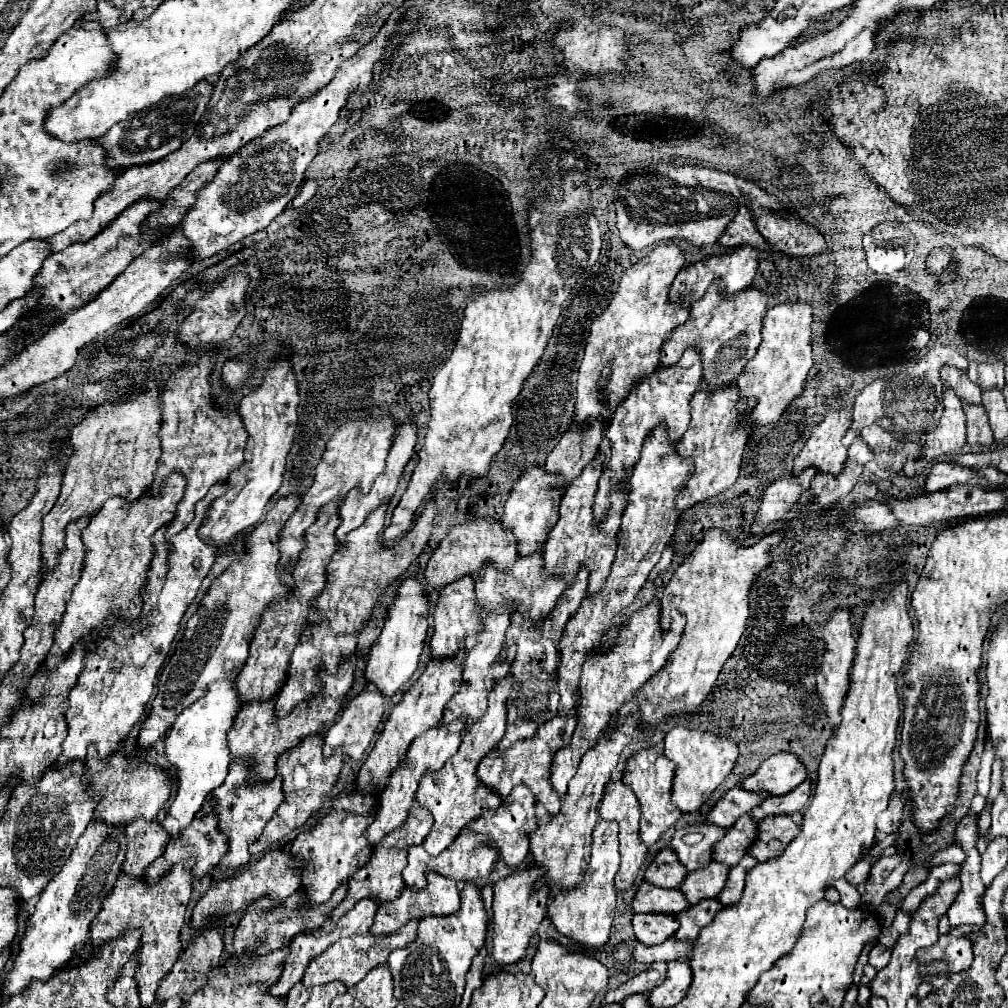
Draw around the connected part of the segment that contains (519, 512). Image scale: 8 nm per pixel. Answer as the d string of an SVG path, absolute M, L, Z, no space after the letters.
M540 466L528 468L518 482L514 484L508 502L504 506L504 516L502 516L502 526L506 526L518 540L518 554L520 558L540 554L544 550L546 538L550 528L558 522L558 504L562 498L560 490L548 490L550 486L562 486L562 478L556 478L552 474L546 474Z

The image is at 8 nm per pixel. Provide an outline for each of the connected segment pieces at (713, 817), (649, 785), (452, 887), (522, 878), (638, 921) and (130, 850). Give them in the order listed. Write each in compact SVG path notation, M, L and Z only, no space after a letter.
M736 786L728 790L722 796L722 800L712 808L712 812L708 814L708 822L722 828L730 828L742 814L748 814L754 806L760 806L760 802L764 802L766 798L768 794L750 794L748 790Z
M650 746L642 748L638 754L630 756L624 768L622 782L632 788L640 802L642 818L640 818L640 840L650 848L658 842L658 838L682 816L682 812L672 804L670 790L672 790L672 778L674 778L674 764L662 754L660 748Z
M432 870L426 872L428 878L428 886L416 894L426 896L428 906L430 906L430 914L434 916L450 916L454 912L458 912L460 906L460 892L456 888L456 882L450 878L444 878Z
M538 868L520 870L510 874L508 878L502 878L494 884L494 918L492 918L492 956L500 966L510 966L518 962L530 944L530 938L536 934L542 918L546 916L546 900L548 900L548 888L542 888L534 892L532 884L542 872Z
M634 914L632 918L636 938L646 944L662 944L668 936L674 936L678 928L678 918L674 914Z
M134 820L126 826L126 856L122 872L130 878L142 878L146 868L162 856L168 844L168 834L158 826L158 820Z

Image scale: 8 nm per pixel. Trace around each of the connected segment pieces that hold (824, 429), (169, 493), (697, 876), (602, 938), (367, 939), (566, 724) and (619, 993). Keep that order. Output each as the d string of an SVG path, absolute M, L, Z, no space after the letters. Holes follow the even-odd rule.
M830 410L828 416L824 421L816 424L809 424L811 428L805 427L804 434L807 439L809 438L808 447L806 450L801 450L796 456L794 456L793 474L800 474L804 468L808 466L814 466L820 474L830 474L830 476L838 476L844 468L844 462L846 462L846 448L842 446L842 436L848 432L850 428L850 422L852 422L852 414L847 410Z
M170 474L168 484L156 498L140 498L138 502L126 504L122 498L110 498L98 514L92 516L86 530L82 530L82 542L86 546L84 568L78 584L72 590L64 618L54 632L54 644L42 662L42 670L50 672L62 664L62 658L70 654L72 646L94 634L94 642L88 646L86 656L98 652L98 644L110 636L110 630L124 620L132 622L142 610L142 588L154 556L152 536L158 528L166 526L174 518L176 502L182 498L186 480L180 474ZM116 614L116 618L110 618Z
M710 862L710 866L702 870L694 870L686 876L680 890L684 892L686 900L694 906L704 898L716 898L722 892L722 886L726 884L730 868L726 864Z
M600 820L592 834L592 858L584 874L584 880L580 882L580 886L568 892L558 892L554 896L554 902L548 908L548 916L560 934L592 950L602 948L608 942L610 932L612 932L614 912L616 912L614 876L618 872L618 866L620 866L618 824L610 820Z
M412 918L412 922L404 924L402 930L396 930L392 934L384 934L384 936L372 936L372 934L364 934L364 936L350 936L350 938L340 938L338 942L334 942L328 950L324 950L320 956L316 956L302 978L302 986L312 988L318 984L328 984L328 982L344 982L348 988L352 988L356 982L360 982L372 968L386 964L386 958L392 950L396 948L406 948L410 942L416 940L416 924L418 918Z
M570 716L570 718L552 718L548 720L544 726L540 726L534 736L522 740L522 742L516 742L512 748L508 748L504 754L496 754L496 752L490 752L486 758L482 758L482 762L478 764L478 780L484 784L484 786L490 786L490 790L494 790L494 794L498 794L502 800L510 796L512 788L518 786L518 784L524 784L532 790L532 794L536 796L536 802L540 806L544 806L548 812L558 812L561 807L560 798L558 794L554 792L552 784L550 784L550 762L554 758L554 754L566 746L566 740L572 738L572 732L576 728L576 718Z
M656 962L650 970L640 972L638 976L630 978L628 982L624 982L620 988L608 990L608 994L604 996L604 1004L622 1002L624 998L628 998L628 996L632 996L632 994L646 994L646 992L650 992L654 986L662 984L664 978L666 978L666 962ZM652 970L654 970L656 974L650 974Z

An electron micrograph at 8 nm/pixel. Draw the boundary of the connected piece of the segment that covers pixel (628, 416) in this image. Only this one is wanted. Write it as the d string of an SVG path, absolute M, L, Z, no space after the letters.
M688 348L680 362L662 370L654 370L650 376L646 376L630 394L628 398L616 408L616 414L612 418L610 430L606 432L606 438L612 442L612 458L604 468L604 474L598 482L598 492L594 498L594 524L604 522L604 518L610 512L610 496L614 492L628 494L628 478L632 476L632 470L640 458L642 446L648 438L648 434L658 426L664 424L668 430L668 440L674 446L682 434L688 428L690 422L690 398L694 396L698 382L702 380L702 362L694 348Z

